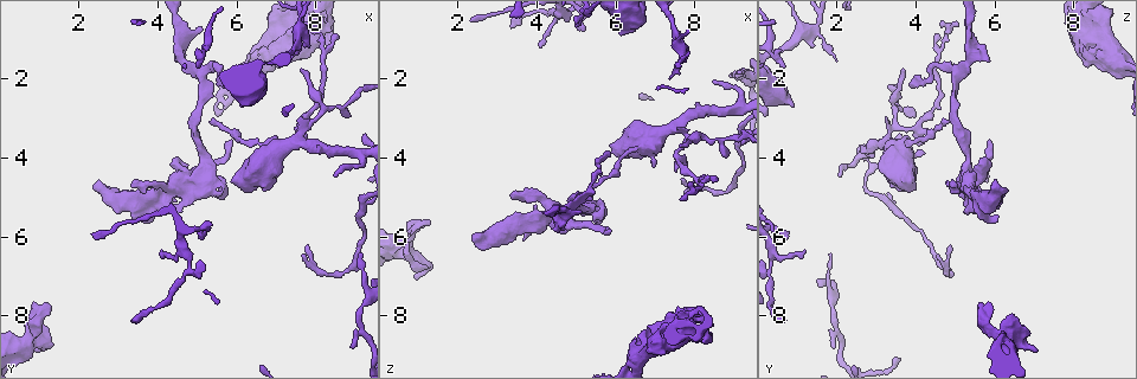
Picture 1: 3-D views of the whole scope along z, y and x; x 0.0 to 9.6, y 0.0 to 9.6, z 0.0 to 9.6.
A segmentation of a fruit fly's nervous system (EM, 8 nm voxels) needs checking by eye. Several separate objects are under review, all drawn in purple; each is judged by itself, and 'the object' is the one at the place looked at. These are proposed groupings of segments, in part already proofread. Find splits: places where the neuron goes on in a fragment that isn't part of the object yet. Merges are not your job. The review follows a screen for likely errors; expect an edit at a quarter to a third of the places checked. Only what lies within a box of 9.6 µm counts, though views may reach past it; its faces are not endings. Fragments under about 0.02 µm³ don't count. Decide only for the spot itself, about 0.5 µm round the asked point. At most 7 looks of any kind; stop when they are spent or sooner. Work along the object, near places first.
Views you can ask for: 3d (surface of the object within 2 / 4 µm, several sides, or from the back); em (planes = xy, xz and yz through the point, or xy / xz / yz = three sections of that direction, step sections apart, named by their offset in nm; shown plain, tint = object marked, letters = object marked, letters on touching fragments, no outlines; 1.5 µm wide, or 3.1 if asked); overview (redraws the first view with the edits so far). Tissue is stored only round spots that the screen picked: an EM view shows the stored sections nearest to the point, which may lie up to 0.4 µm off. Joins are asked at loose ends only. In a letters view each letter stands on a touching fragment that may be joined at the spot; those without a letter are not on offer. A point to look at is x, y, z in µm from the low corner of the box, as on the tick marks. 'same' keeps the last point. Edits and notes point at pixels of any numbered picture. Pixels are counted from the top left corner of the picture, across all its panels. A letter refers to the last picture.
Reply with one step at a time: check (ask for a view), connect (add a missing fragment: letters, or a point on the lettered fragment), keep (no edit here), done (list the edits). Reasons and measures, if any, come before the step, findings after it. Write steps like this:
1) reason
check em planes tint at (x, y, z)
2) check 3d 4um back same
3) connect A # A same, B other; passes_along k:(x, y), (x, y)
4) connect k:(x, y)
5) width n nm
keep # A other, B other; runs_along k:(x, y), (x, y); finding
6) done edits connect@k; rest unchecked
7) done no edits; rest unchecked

tapers out
check em planes letters at (5.15, 0.70, 5.30)

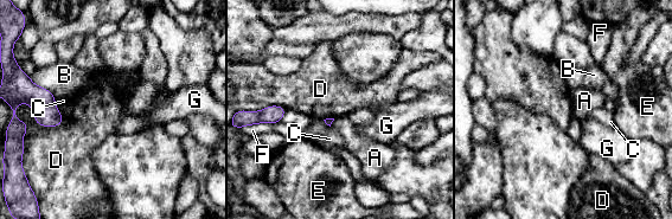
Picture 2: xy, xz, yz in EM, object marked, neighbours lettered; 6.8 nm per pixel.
keep # A other, B other, C other, D other, E other, F other, G other; border 2:(31, 108), (37, 123), (63, 122); no lettered fragment goes on from it

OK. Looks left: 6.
branch stops here
check 3d 4um at (3.35, 4.70, 4.90)

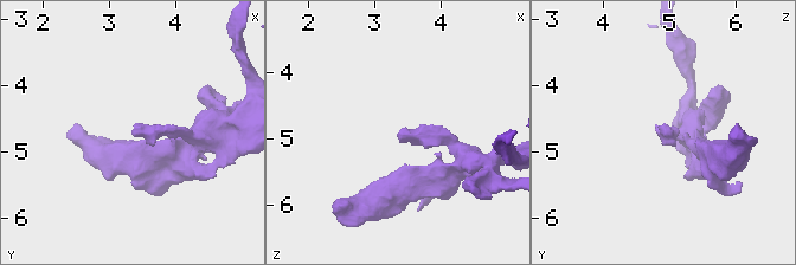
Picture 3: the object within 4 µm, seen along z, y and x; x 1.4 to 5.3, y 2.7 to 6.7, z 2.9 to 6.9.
check em planes plain at (3.30, 4.65, 4.90)

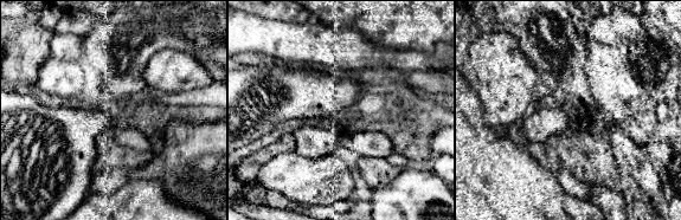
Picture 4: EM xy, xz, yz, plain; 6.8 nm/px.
check em planes letters same

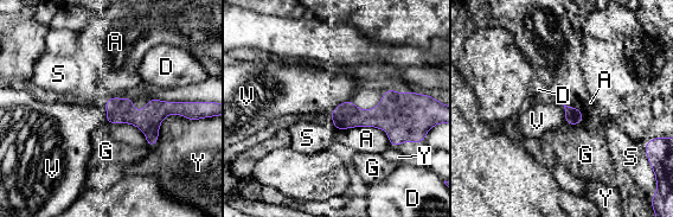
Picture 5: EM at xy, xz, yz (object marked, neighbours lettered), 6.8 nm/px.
keep # A other, D other, G other, S other, V other, Y other; border 5:(350, 99), (339, 103), (331, 113); none of them fits

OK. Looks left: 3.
an open end
check em xz step 4 letters at (7.80, 3.65, 4.25)

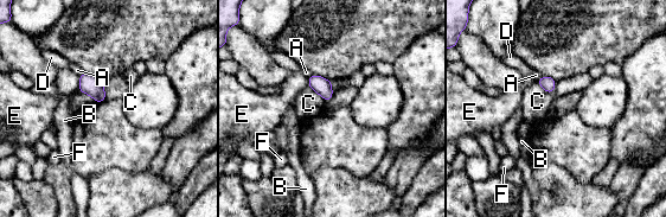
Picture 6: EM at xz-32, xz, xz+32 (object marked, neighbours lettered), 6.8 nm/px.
check em planes letters same

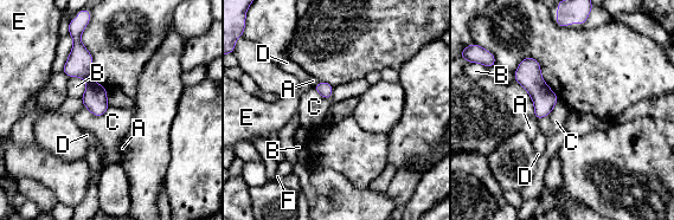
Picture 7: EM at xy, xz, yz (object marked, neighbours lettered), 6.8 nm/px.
keep # A other, B other, C other, D other, E other, F other; border 7:(313, 86), (326, 98), (334, 88); no lettered fragment goes on from it

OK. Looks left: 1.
done no edits; rest unchecked

